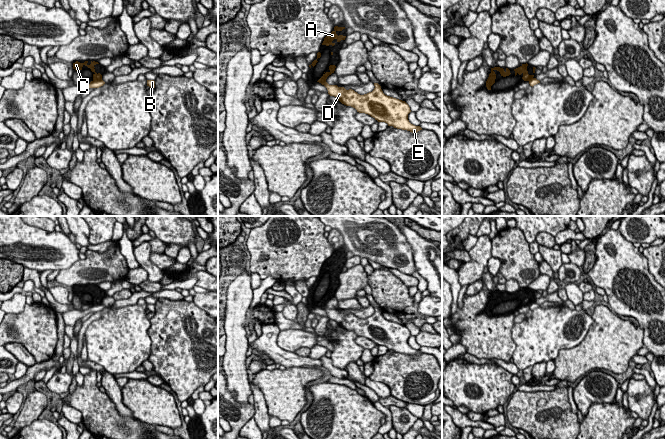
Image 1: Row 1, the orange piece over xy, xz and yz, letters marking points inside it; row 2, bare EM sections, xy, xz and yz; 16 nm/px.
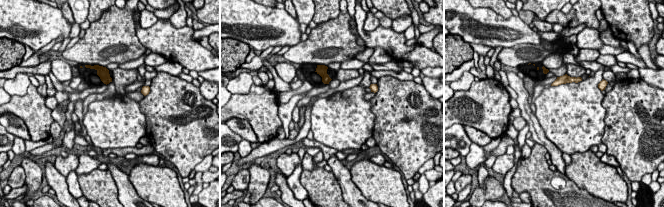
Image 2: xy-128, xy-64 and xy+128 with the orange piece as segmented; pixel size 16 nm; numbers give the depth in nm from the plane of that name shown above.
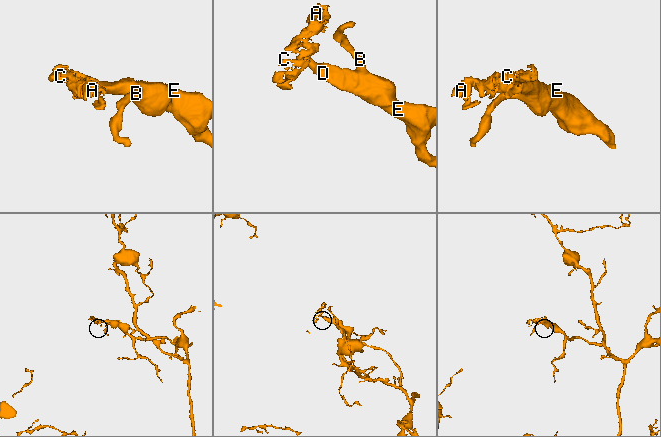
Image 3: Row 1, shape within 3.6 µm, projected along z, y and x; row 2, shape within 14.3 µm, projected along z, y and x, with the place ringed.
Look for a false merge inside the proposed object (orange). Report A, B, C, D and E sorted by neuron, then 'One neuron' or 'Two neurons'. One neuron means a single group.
Groups: A C / B D E. Two neurons

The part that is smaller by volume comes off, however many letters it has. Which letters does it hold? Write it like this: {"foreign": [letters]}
{"foreign": ["A", "C"]}

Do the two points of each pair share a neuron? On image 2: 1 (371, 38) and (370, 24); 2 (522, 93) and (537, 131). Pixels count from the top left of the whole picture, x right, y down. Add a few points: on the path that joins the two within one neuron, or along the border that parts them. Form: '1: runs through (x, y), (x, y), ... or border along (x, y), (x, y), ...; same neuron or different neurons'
1: border along (366, 12), (363, 28), (369, 32); different neurons
2: runs through (523, 102), (526, 113), (533, 122); same neuron

